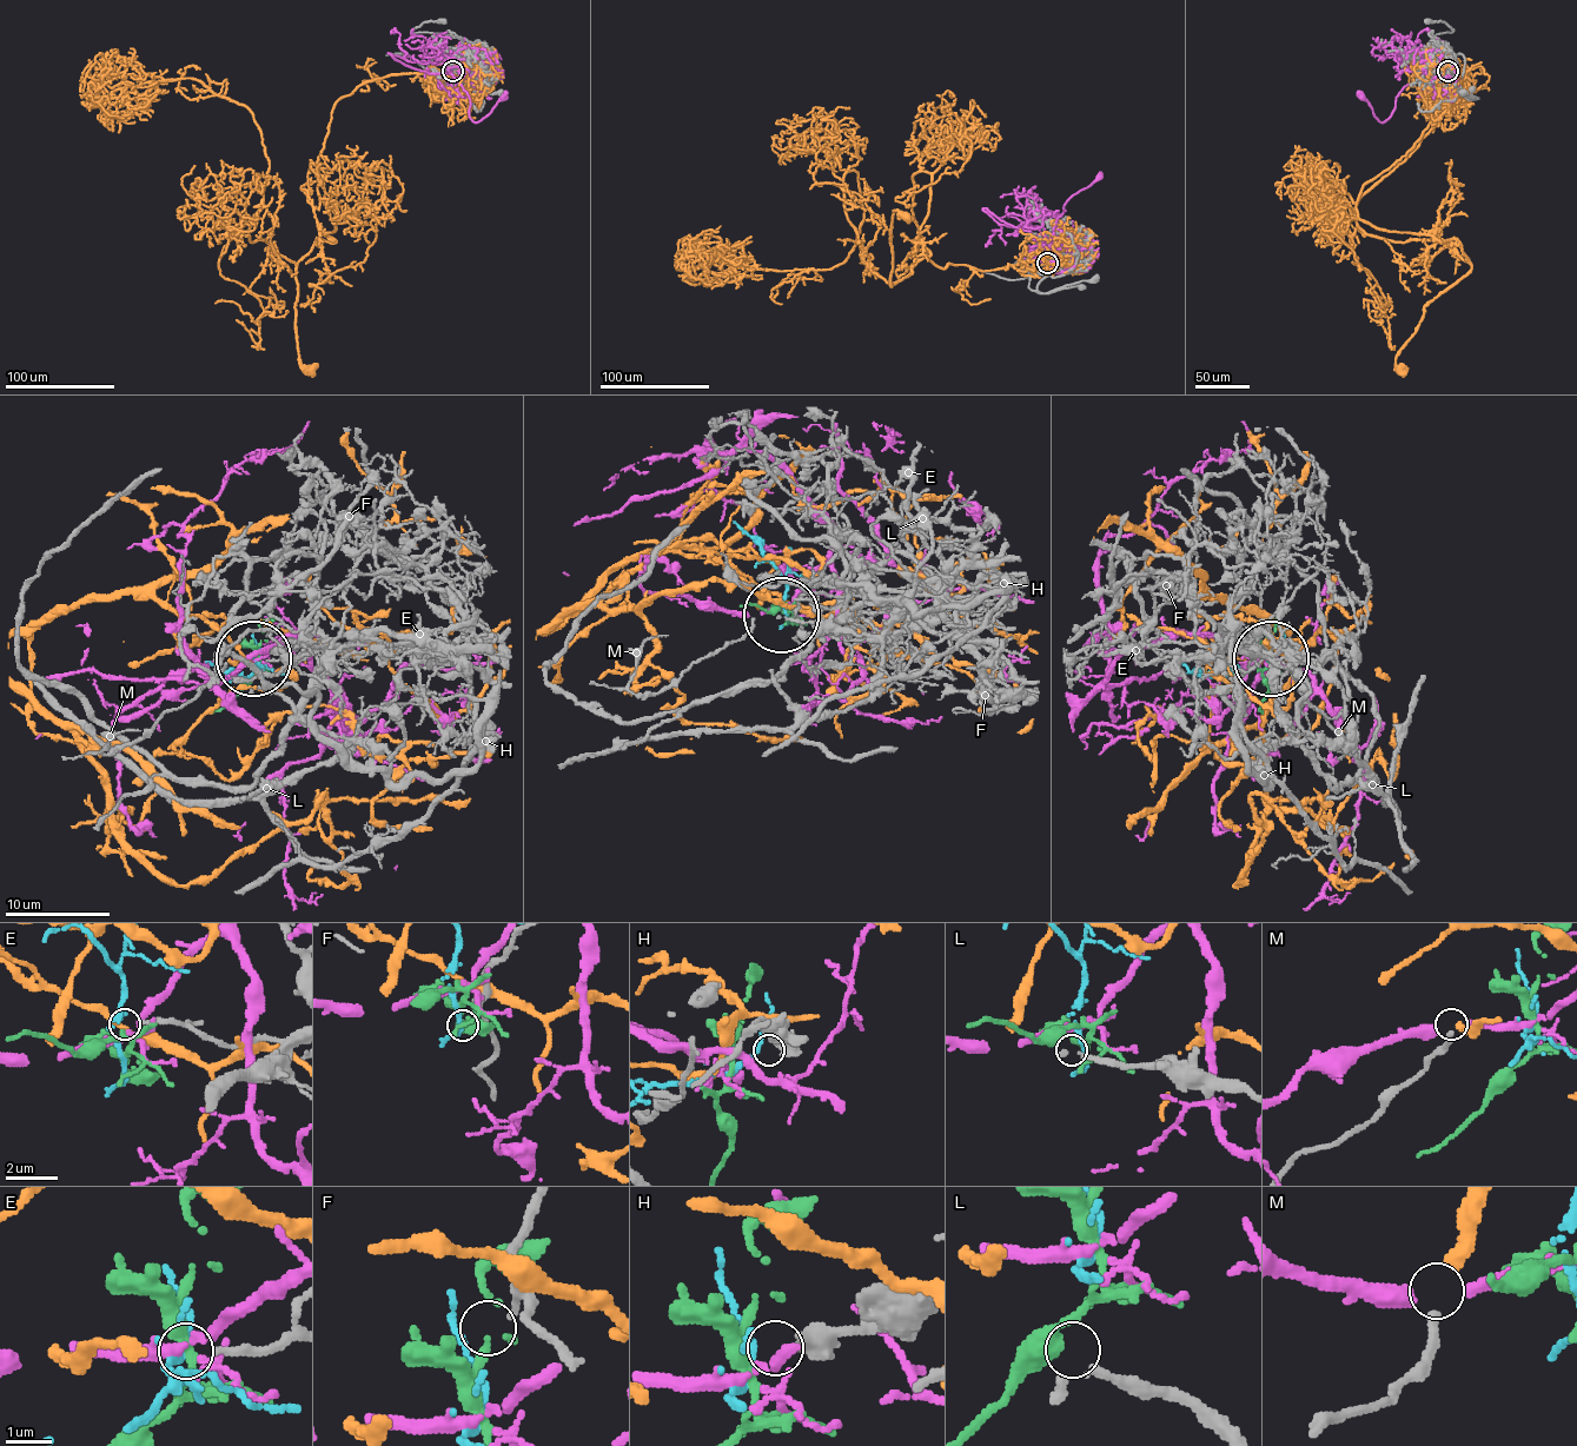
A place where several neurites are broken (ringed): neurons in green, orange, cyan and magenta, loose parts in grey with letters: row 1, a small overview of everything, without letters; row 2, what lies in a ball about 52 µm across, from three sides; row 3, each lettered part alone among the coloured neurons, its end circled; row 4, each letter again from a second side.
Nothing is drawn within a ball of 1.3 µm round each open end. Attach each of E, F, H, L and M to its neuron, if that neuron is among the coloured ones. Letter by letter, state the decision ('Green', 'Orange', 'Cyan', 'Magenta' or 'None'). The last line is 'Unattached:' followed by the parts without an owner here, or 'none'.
E: None
F: None
H: Cyan
L: None
M: Orange
Unattached: E, F, L

